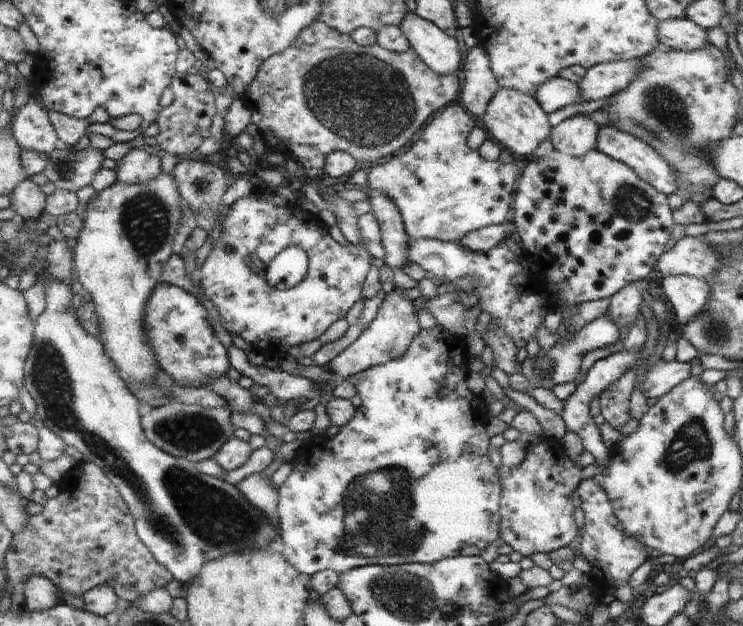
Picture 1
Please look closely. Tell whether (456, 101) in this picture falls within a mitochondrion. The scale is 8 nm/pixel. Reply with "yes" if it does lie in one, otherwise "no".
no

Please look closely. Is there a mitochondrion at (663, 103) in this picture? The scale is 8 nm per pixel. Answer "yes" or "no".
yes

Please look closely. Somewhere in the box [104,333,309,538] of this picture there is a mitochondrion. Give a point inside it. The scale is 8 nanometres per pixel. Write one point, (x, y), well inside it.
(191, 432)

